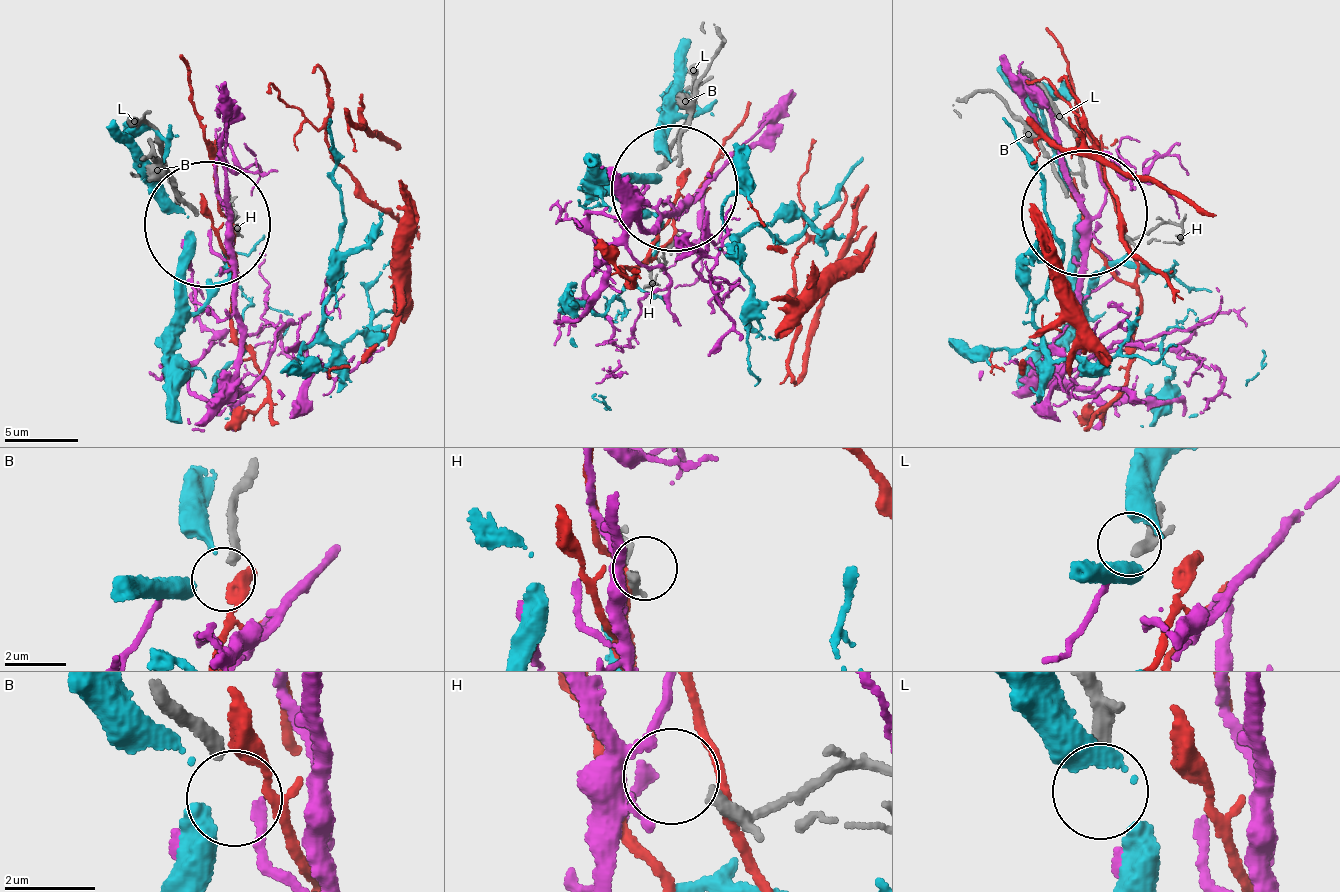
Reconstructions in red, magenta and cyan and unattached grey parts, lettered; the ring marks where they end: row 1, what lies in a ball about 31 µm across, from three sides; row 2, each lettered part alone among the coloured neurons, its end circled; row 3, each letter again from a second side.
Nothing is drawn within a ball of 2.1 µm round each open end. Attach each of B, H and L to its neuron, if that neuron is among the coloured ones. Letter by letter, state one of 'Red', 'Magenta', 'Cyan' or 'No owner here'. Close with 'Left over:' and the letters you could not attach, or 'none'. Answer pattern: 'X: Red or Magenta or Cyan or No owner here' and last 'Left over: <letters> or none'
B: No owner here
H: Magenta
L: No owner here
Left over: B, L

